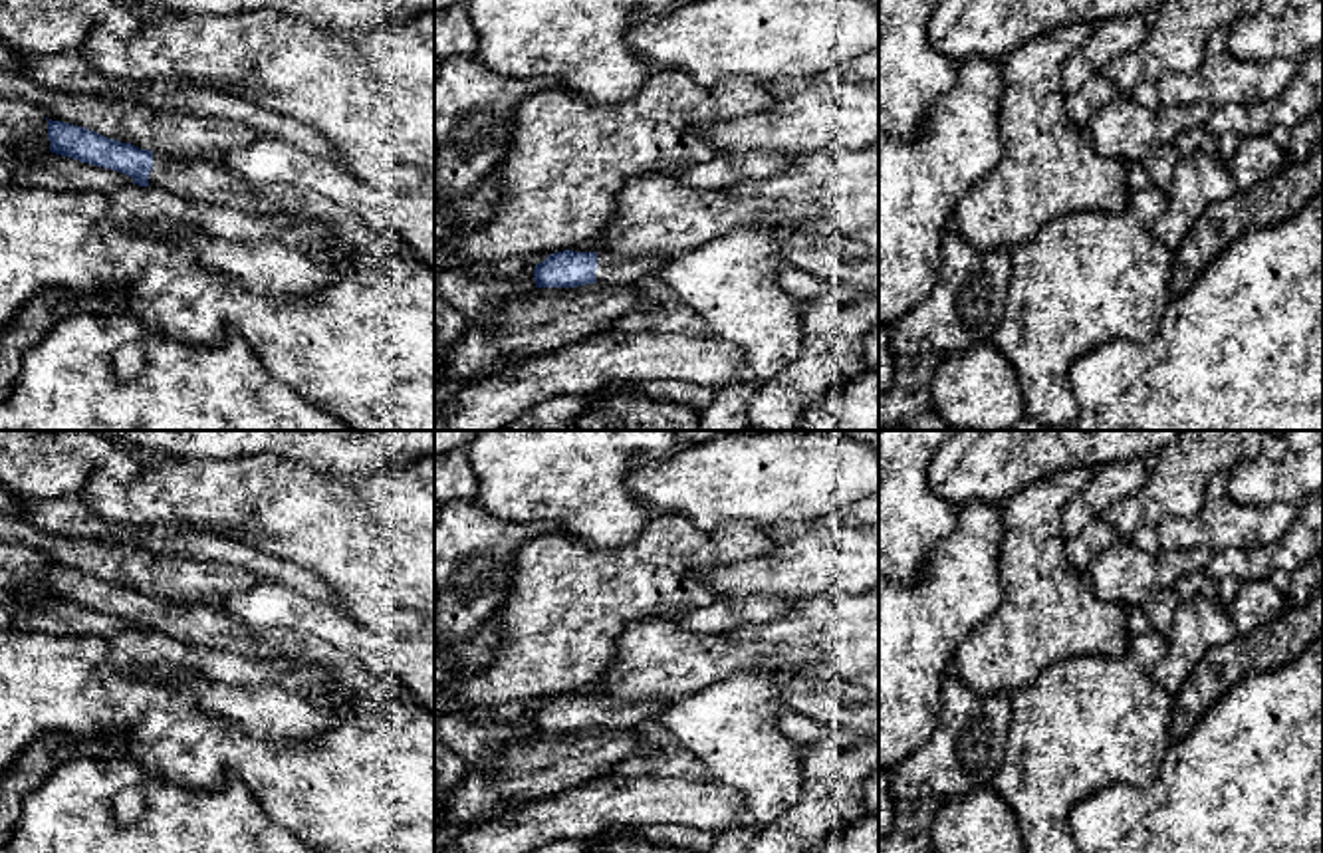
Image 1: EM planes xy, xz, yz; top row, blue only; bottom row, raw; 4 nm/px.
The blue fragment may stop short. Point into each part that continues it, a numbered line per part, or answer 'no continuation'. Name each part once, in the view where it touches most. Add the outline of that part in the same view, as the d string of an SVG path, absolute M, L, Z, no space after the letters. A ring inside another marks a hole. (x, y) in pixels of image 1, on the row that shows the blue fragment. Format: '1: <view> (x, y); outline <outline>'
1: xy (197, 181); outline M153 153L149 184L188 202L238 204L246 214L296 216L323 224L339 250L389 260L419 262L417 250L399 236L369 230L353 212L288 184L254 186L224 165L204 159L171 159Z

